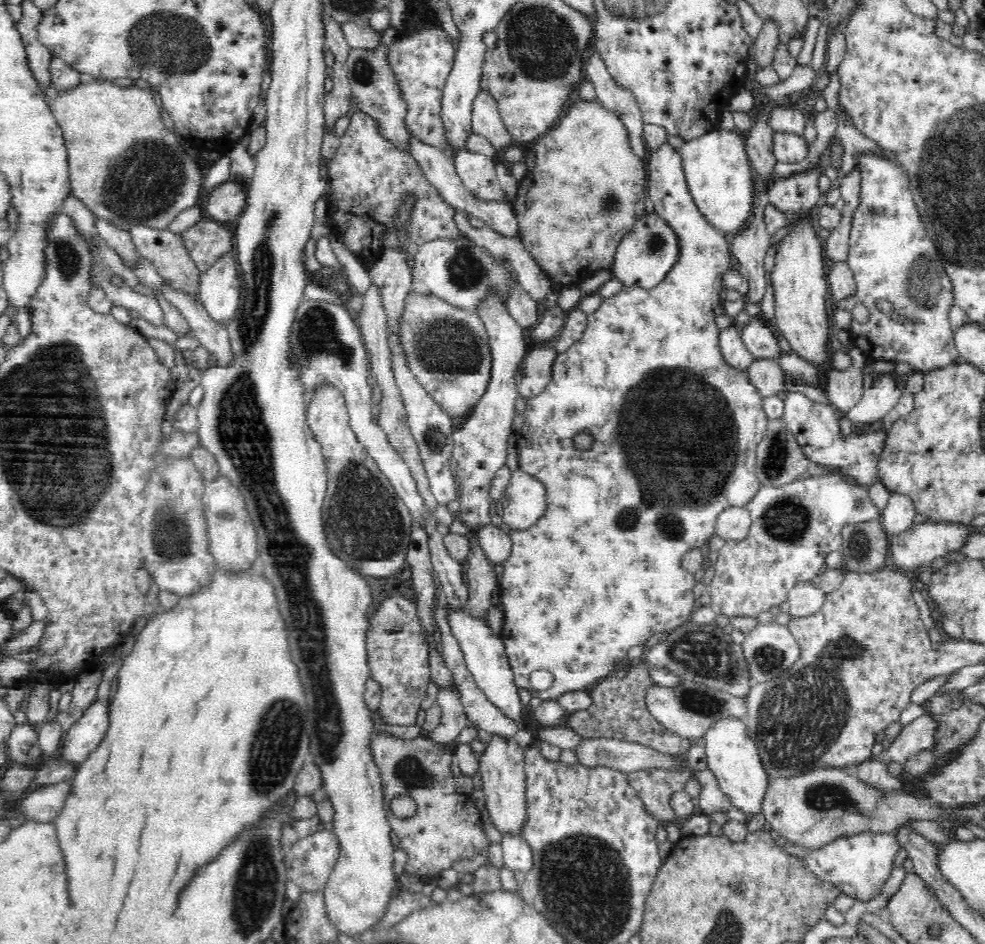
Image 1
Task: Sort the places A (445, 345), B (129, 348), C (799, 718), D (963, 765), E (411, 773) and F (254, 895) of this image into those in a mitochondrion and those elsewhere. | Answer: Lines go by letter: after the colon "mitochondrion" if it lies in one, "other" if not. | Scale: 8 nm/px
A: mitochondrion
B: other
C: mitochondrion
D: other
E: mitochondrion
F: mitochondrion

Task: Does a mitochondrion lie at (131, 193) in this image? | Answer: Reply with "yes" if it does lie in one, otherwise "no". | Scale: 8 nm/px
yes

